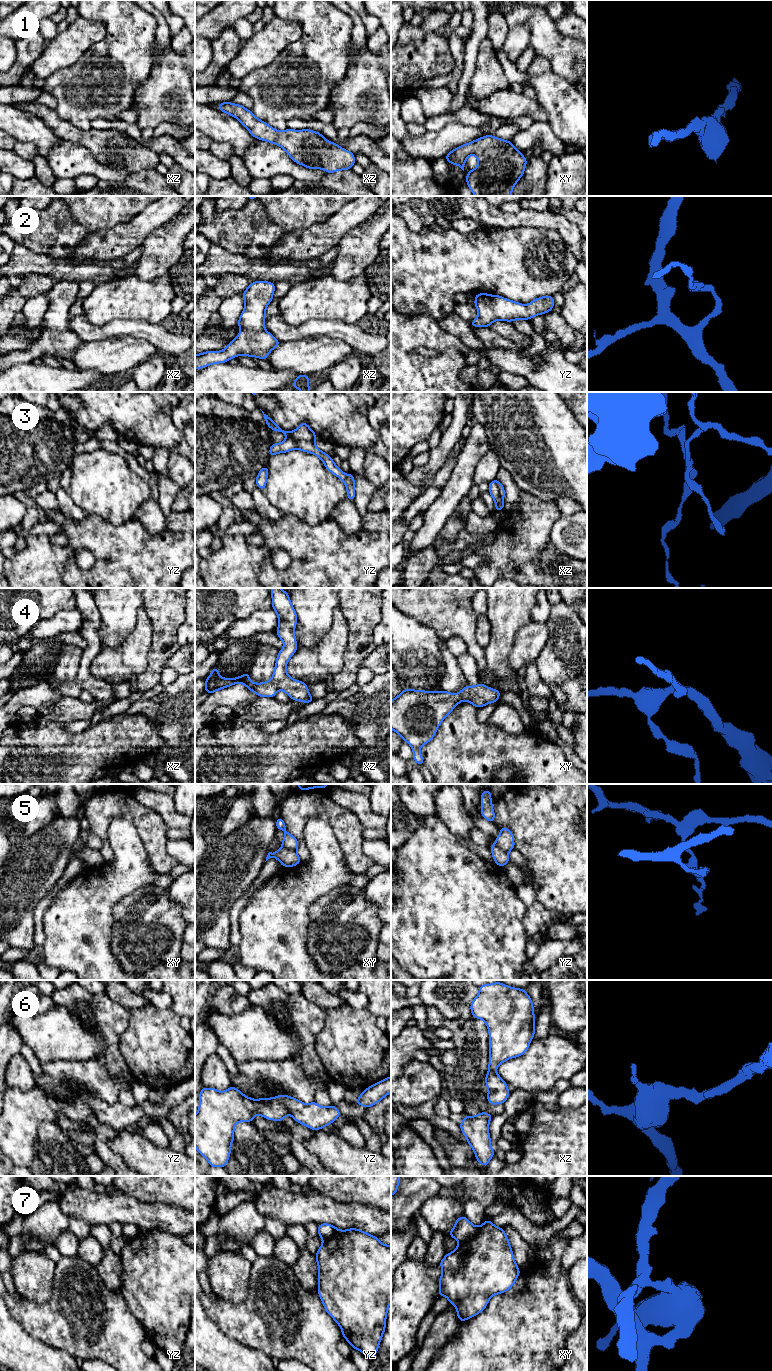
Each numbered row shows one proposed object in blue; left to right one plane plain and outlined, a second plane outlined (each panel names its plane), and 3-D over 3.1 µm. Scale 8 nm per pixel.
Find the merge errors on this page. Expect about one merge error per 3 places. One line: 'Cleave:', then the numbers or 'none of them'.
Cleave: 3, 5, 7

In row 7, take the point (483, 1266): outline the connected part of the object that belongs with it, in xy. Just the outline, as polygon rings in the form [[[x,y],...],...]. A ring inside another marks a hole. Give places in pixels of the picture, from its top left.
[[[485,1220],[471,1239],[459,1243],[439,1264],[442,1274],[438,1297],[446,1296],[449,1305],[456,1305],[460,1323],[482,1312],[492,1296],[511,1289],[521,1272],[504,1229],[496,1227],[491,1220]]]

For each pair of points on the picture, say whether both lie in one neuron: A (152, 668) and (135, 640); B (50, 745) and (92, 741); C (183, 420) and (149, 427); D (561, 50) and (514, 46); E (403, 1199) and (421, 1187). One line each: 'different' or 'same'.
A: different
B: same
C: different
D: different
E: same

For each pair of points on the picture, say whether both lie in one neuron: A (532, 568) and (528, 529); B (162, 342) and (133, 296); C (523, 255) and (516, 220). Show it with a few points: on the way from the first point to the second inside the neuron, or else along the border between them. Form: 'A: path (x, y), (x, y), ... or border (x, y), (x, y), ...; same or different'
A: path (528, 558), (528, 539); same
B: border (126, 318), (162, 323); different
C: border (493, 227), (541, 227); different

